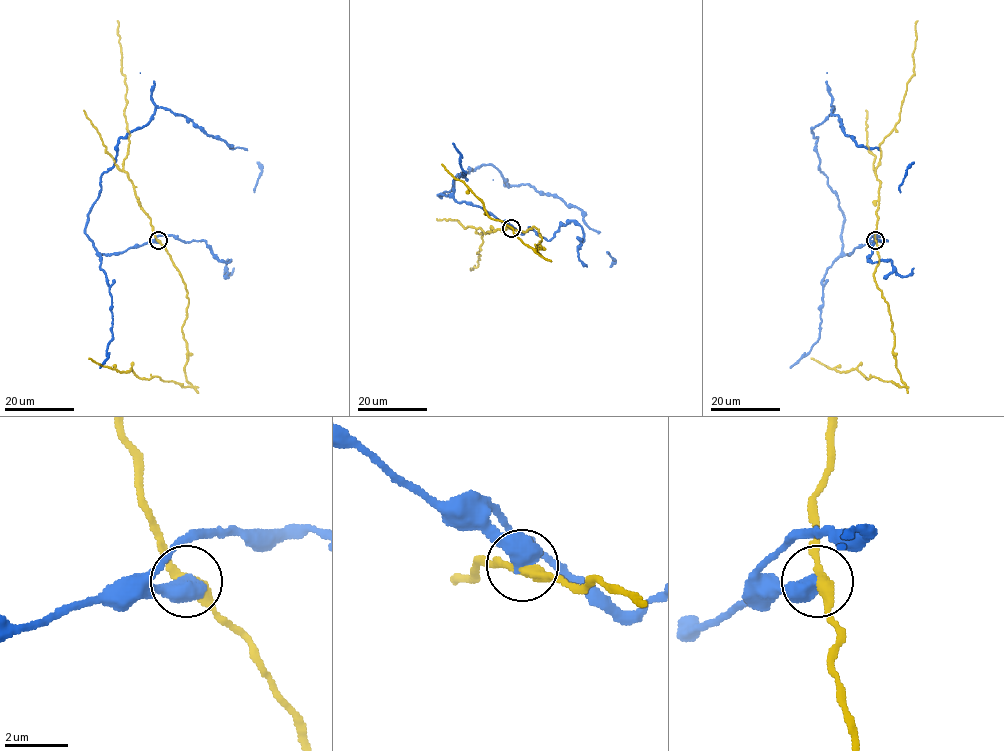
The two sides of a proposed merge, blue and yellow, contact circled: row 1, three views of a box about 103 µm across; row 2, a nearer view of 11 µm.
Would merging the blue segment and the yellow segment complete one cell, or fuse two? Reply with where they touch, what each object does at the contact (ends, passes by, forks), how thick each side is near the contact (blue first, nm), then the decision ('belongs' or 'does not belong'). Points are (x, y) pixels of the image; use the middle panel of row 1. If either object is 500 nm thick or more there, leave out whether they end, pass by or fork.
place (511, 228); calibres 650 and 360 nm; does not belong

